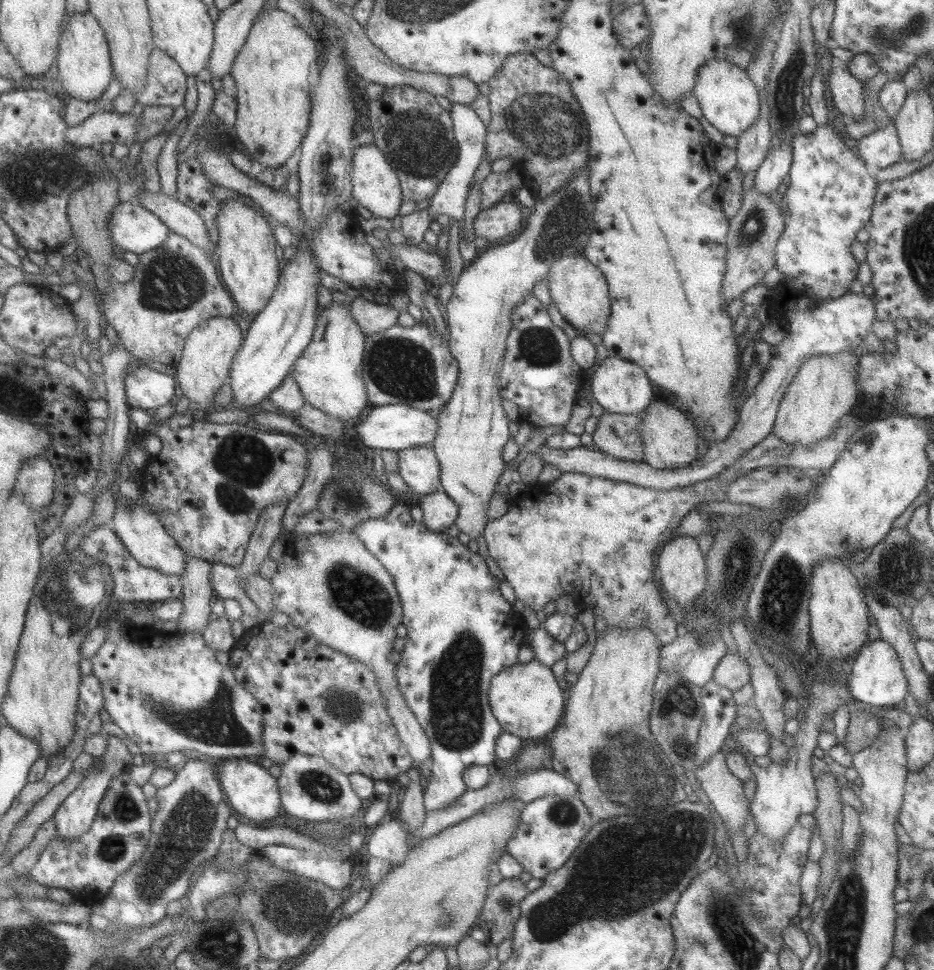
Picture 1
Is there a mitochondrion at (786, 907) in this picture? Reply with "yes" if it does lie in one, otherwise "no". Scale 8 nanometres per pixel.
no

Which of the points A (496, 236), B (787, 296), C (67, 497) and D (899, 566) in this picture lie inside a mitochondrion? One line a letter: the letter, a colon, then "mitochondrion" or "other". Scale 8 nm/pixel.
A: other
B: other
C: other
D: mitochondrion

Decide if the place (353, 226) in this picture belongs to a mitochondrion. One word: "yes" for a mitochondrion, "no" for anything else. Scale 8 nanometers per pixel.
no

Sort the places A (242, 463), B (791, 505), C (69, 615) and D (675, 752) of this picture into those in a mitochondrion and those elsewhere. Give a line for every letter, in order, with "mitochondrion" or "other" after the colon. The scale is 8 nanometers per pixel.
A: mitochondrion
B: other
C: mitochondrion
D: mitochondrion

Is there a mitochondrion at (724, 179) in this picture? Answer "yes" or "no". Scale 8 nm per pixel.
no

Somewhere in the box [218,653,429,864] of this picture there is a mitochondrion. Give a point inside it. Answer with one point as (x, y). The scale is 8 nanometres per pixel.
(319, 786)

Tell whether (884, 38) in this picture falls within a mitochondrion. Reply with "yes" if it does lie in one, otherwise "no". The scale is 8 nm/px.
yes

